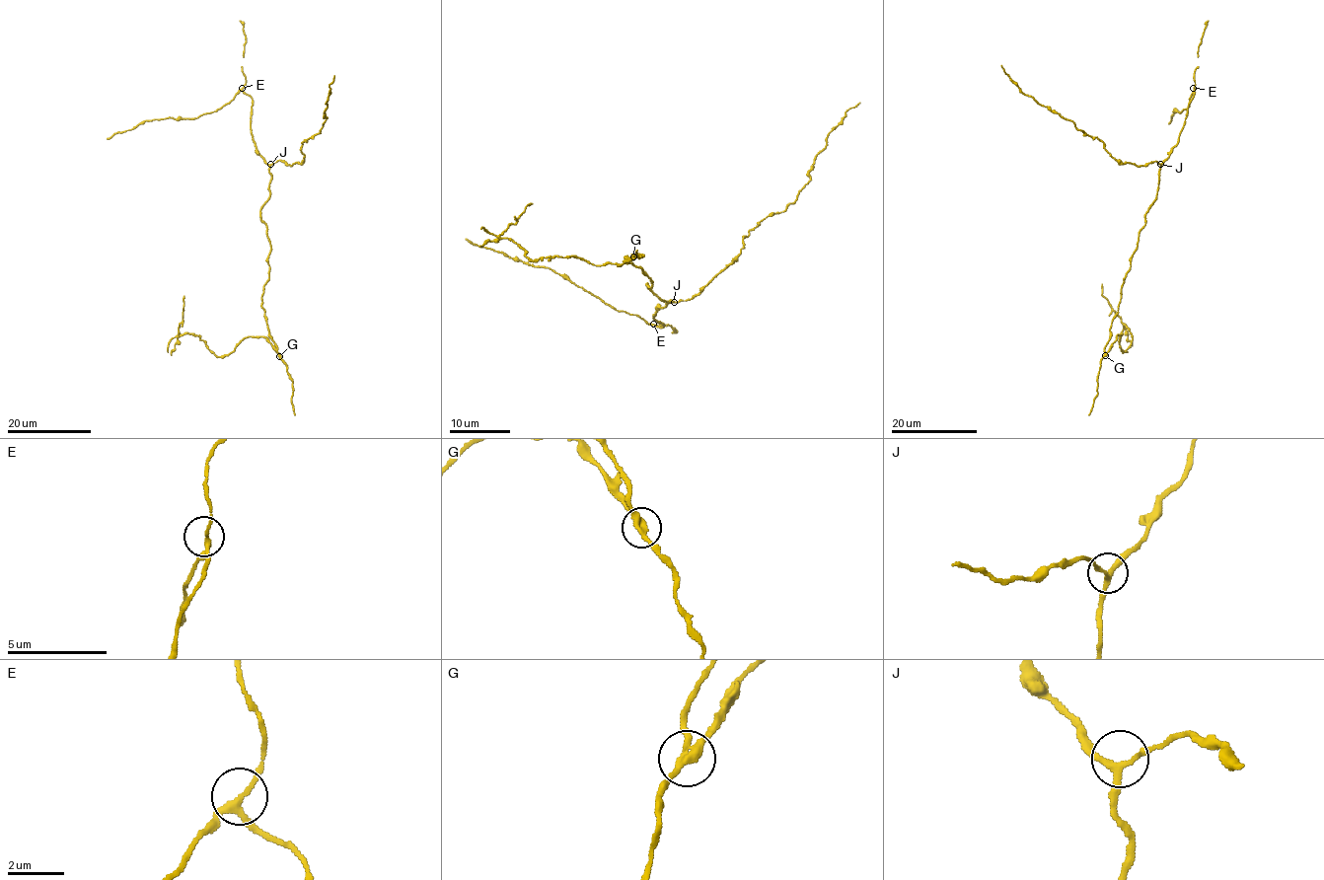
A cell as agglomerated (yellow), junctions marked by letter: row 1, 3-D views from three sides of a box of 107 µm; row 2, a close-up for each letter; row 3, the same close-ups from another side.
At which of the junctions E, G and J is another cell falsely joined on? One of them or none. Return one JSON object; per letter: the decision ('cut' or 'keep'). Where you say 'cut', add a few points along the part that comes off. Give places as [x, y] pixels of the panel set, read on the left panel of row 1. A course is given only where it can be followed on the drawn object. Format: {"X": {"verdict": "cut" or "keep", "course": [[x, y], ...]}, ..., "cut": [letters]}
{"E": {"verdict": "keep"}, "G": {"verdict": "cut", "course": [[279, 356], [263, 336], [248, 336], [228, 354], [215, 356], [198, 335], [179, 334], [184, 295]]}, "J": {"verdict": "keep"}, "cut": ["G"]}

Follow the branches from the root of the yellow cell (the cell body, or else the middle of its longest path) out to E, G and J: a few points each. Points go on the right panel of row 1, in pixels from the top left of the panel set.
E: (1140, 229), (1156, 196), (1160, 164), (1179, 140), (1187, 106), (1194, 96), (1193, 88)
G: (1140, 229), (1136, 251), (1122, 287), (1118, 314), (1111, 322), (1108, 342), (1104, 347), (1104, 355)
J: (1140, 229), (1156, 196), (1160, 164)

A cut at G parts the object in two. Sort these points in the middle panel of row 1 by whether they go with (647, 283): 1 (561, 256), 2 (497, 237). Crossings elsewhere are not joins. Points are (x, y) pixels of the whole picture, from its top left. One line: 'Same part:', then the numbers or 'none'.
Same part: none

